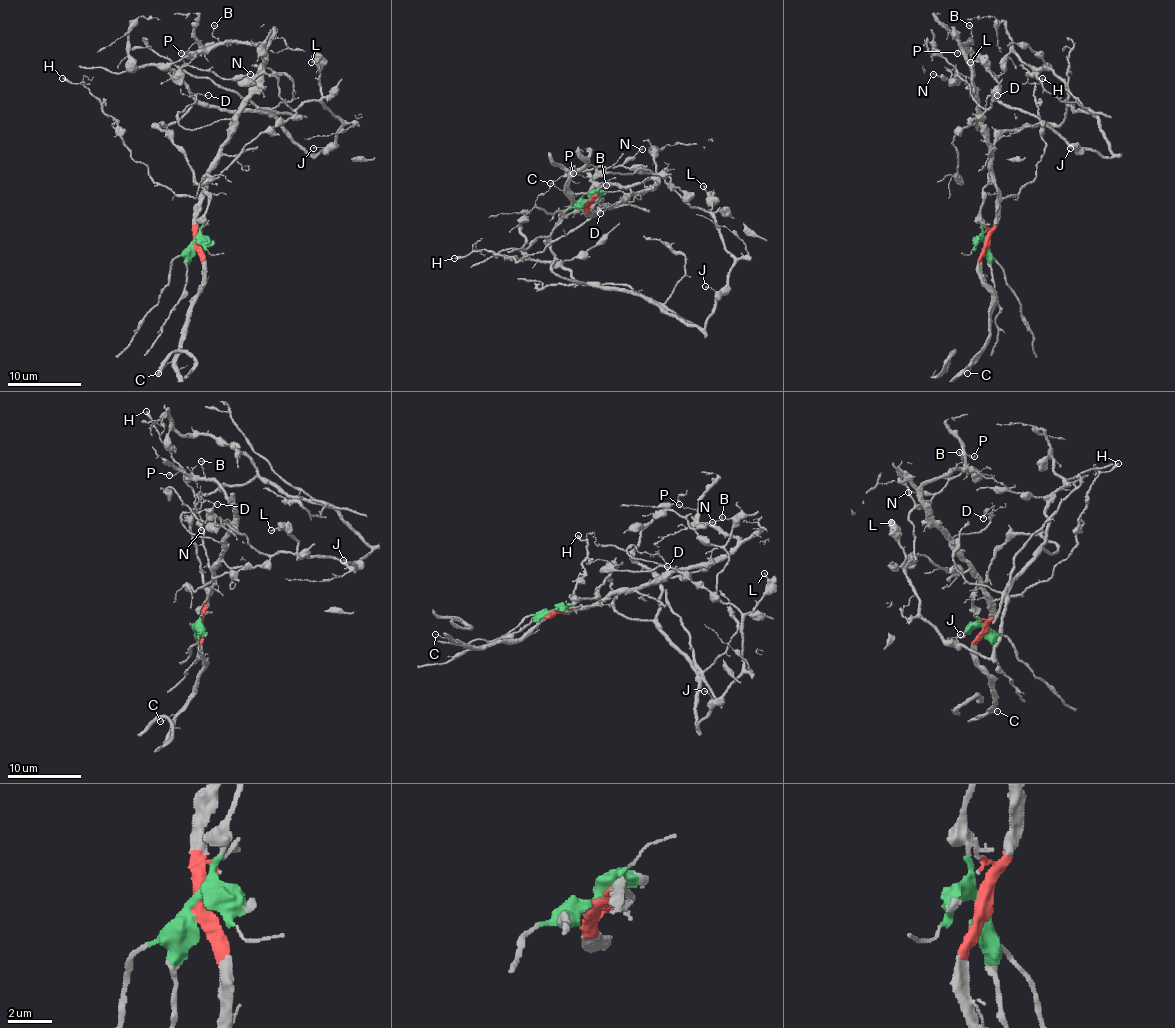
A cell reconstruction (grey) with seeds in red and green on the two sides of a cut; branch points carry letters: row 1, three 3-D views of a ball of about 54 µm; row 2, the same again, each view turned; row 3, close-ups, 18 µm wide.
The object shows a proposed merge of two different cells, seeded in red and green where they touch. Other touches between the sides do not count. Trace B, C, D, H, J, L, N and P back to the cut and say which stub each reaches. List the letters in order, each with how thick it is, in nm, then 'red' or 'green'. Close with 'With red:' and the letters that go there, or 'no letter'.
B: 130 nm | red
C: 70 nm | red
D: 120 nm | red
H: 280 nm | red
J: 110 nm | green
L: 150 nm | green
N: 110 nm | green
P: 120 nm | red
With red: B, C, D, H, P

